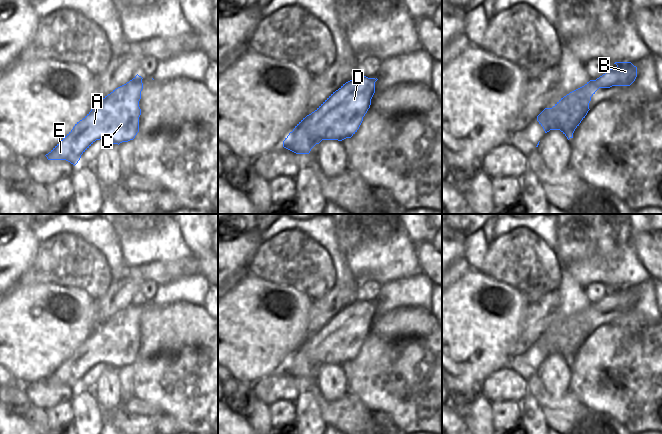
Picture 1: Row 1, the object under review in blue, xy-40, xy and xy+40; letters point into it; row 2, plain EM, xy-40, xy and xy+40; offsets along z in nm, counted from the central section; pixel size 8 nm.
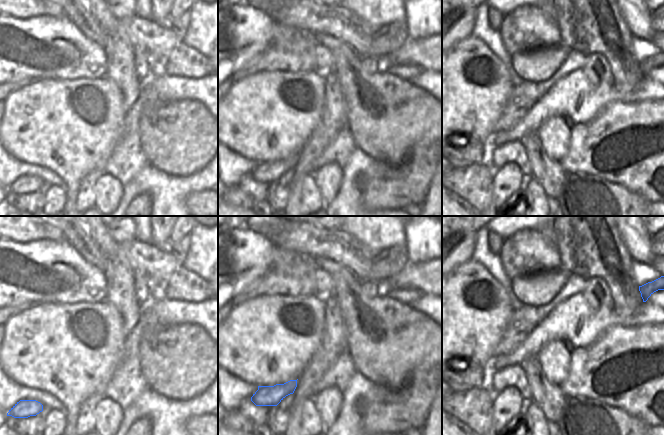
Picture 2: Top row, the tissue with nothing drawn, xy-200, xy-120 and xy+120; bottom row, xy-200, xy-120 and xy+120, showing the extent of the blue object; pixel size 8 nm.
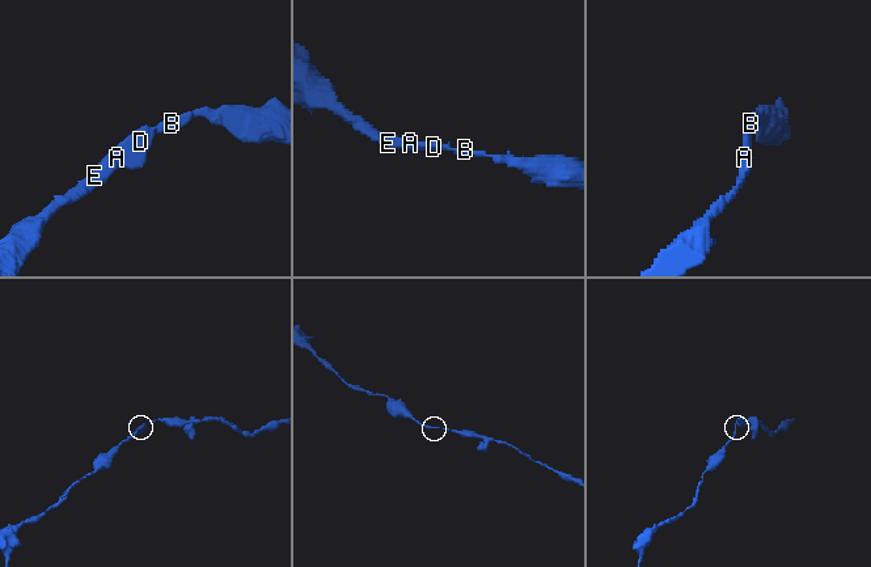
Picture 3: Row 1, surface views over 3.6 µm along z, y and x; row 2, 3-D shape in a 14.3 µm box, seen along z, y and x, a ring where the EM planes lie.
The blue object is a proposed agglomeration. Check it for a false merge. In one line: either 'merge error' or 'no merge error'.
no merge error

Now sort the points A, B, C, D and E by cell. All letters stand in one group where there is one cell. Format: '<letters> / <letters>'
A B C D E

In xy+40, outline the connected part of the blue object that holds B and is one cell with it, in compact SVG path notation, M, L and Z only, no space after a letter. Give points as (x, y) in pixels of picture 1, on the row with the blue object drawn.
M615 62L616 68L609 69L596 80L590 80L584 86L561 98L552 108L545 108L537 121L545 133L560 130L569 140L575 129L587 115L591 97L599 88L612 86L630 86L637 77L637 67L631 62Z

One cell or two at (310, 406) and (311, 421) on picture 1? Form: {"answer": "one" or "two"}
{"answer": "one"}

